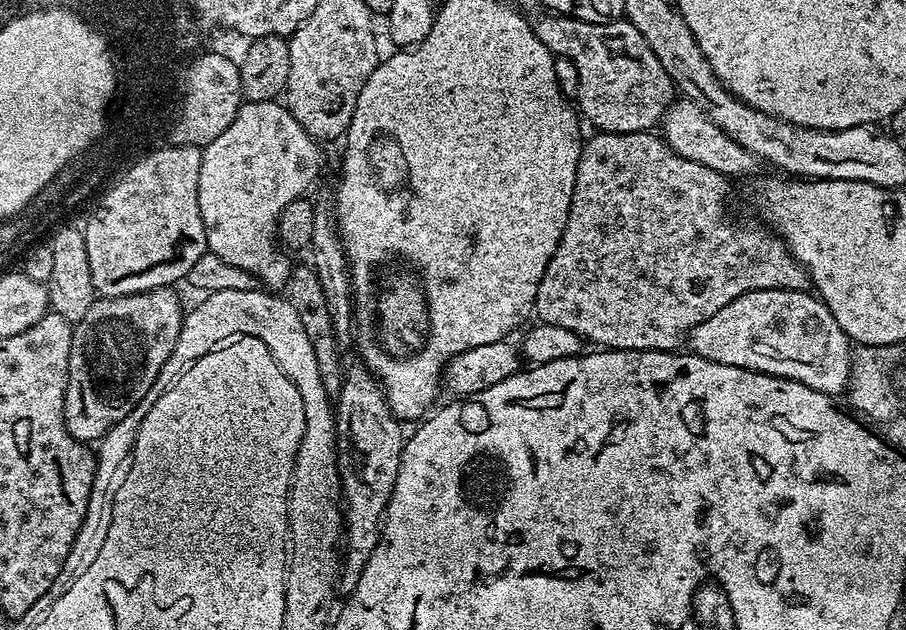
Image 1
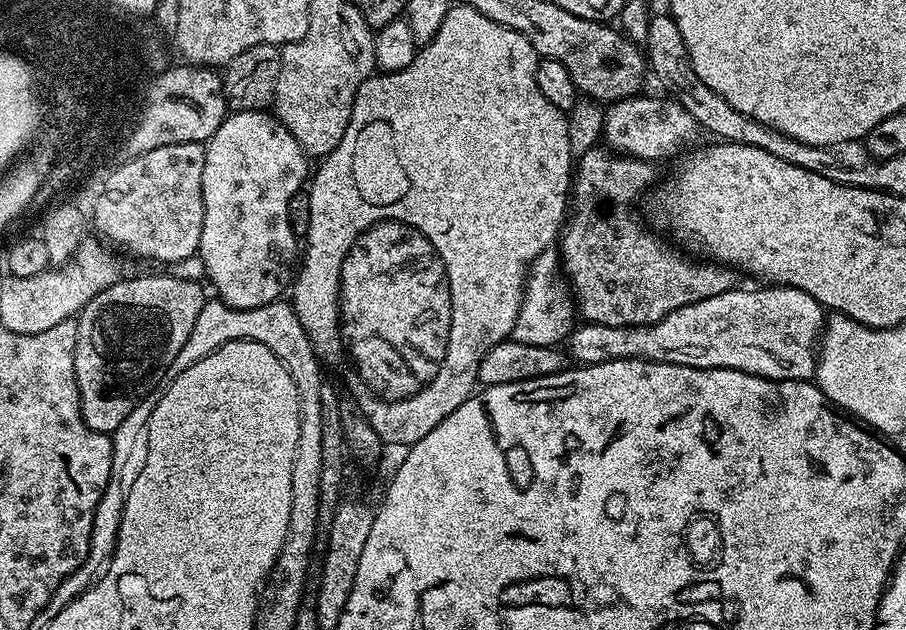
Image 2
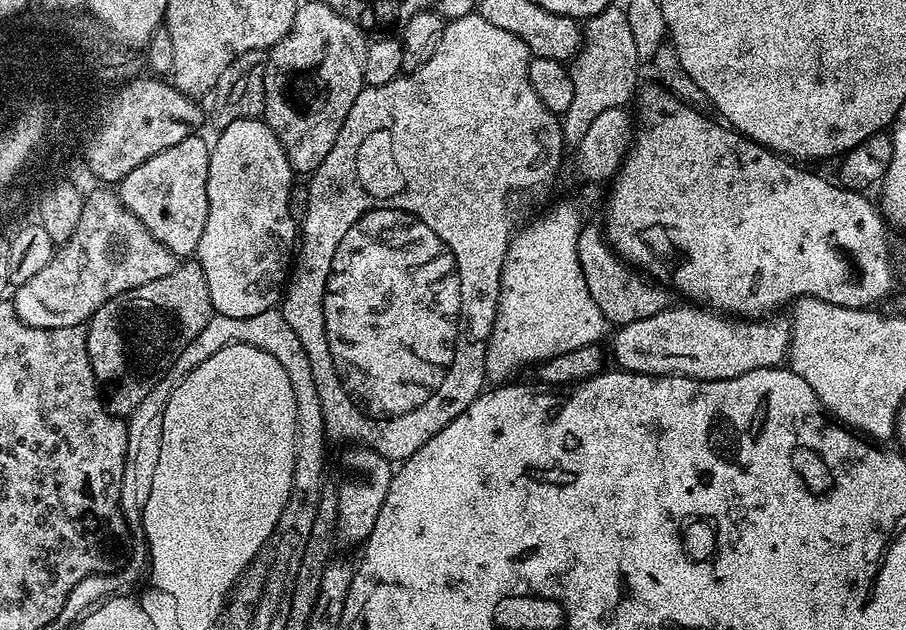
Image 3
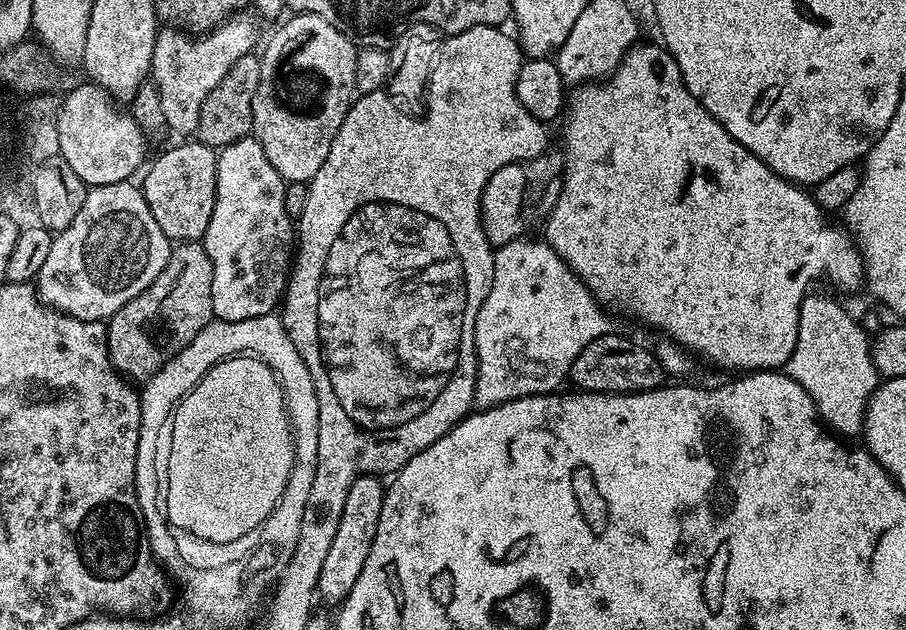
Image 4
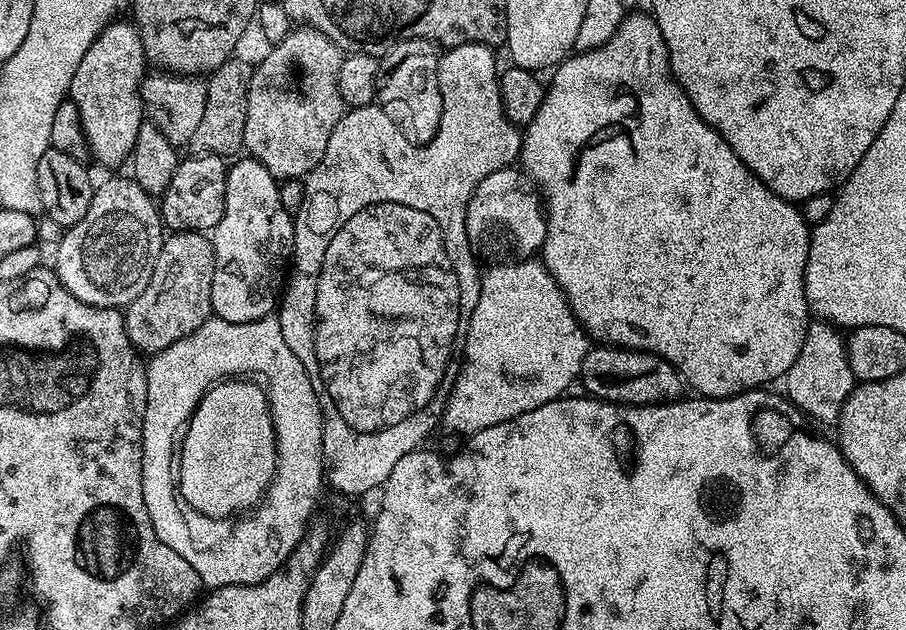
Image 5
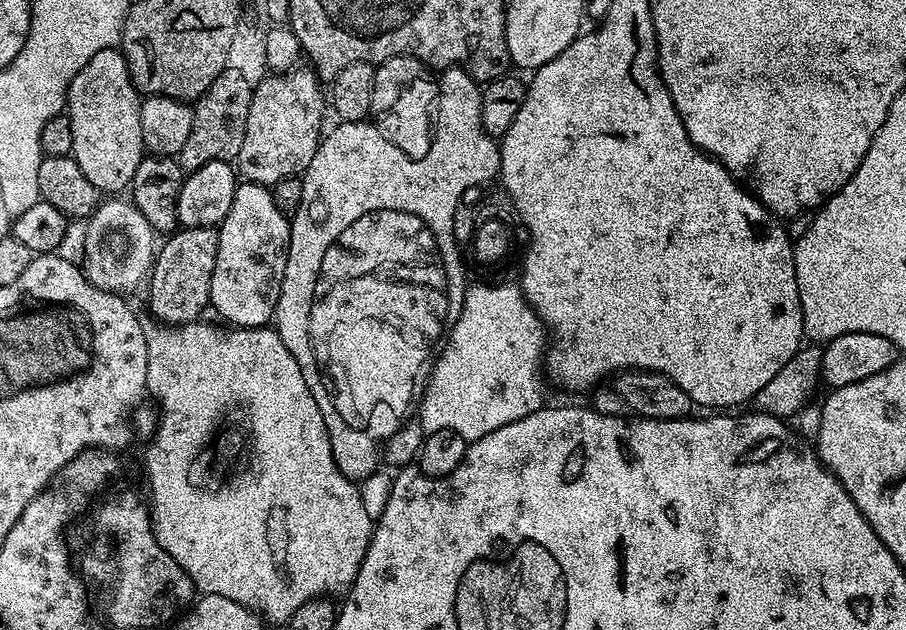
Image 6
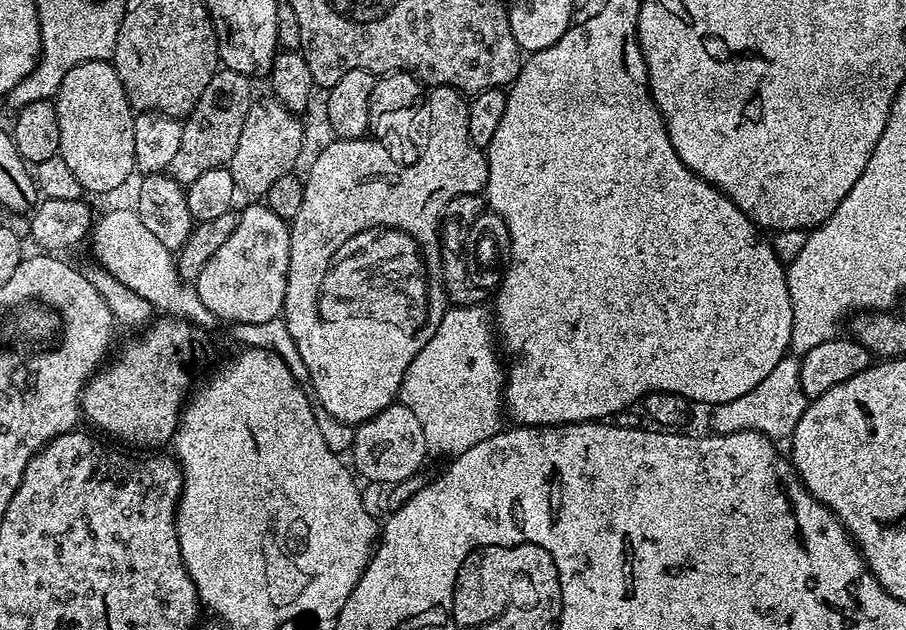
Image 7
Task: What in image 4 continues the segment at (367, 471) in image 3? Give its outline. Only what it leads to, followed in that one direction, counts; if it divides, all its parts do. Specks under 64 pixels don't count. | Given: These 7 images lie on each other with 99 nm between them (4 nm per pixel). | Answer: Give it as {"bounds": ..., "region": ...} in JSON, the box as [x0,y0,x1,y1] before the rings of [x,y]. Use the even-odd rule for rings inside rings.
{"bounds":[316,476,386,606],"region":[[[360,476],[346,493],[346,506],[342,506],[342,518],[338,522],[338,530],[334,533],[334,542],[330,550],[326,550],[326,562],[322,562],[322,574],[318,574],[316,590],[319,599],[339,606],[354,590],[354,582],[358,582],[358,574],[362,574],[362,566],[366,566],[366,554],[370,554],[370,546],[374,546],[374,534],[378,534],[378,514],[382,514],[382,502],[386,491],[380,476]]]}

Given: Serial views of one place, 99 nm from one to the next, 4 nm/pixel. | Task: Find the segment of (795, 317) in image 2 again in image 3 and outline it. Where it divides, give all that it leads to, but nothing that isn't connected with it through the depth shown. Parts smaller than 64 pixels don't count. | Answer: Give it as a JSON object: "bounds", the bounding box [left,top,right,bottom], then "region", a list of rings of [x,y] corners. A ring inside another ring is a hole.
{"bounds":[610,306,792,380],"region":[[[669,306],[650,318],[642,318],[638,322],[630,322],[629,324],[617,327],[610,336],[610,341],[612,340],[612,352],[610,348],[610,356],[611,359],[612,356],[616,359],[615,367],[626,372],[641,372],[643,376],[689,376],[695,380],[725,380],[726,378],[738,378],[738,374],[746,374],[750,370],[779,368],[785,363],[789,353],[789,344],[792,334],[792,326],[787,315],[769,314],[763,318],[729,318],[727,315],[715,310],[709,310],[704,306],[688,307],[692,308],[675,308],[675,306]]]}

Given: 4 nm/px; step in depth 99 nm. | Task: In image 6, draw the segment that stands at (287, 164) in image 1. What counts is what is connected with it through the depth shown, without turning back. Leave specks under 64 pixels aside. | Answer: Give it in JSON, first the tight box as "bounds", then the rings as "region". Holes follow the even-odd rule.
{"bounds":[210,182,290,302],"region":[[[240,182],[230,214],[218,225],[218,258],[210,278],[211,300],[274,300],[278,302],[290,246],[289,217],[274,206],[271,187]]]}

